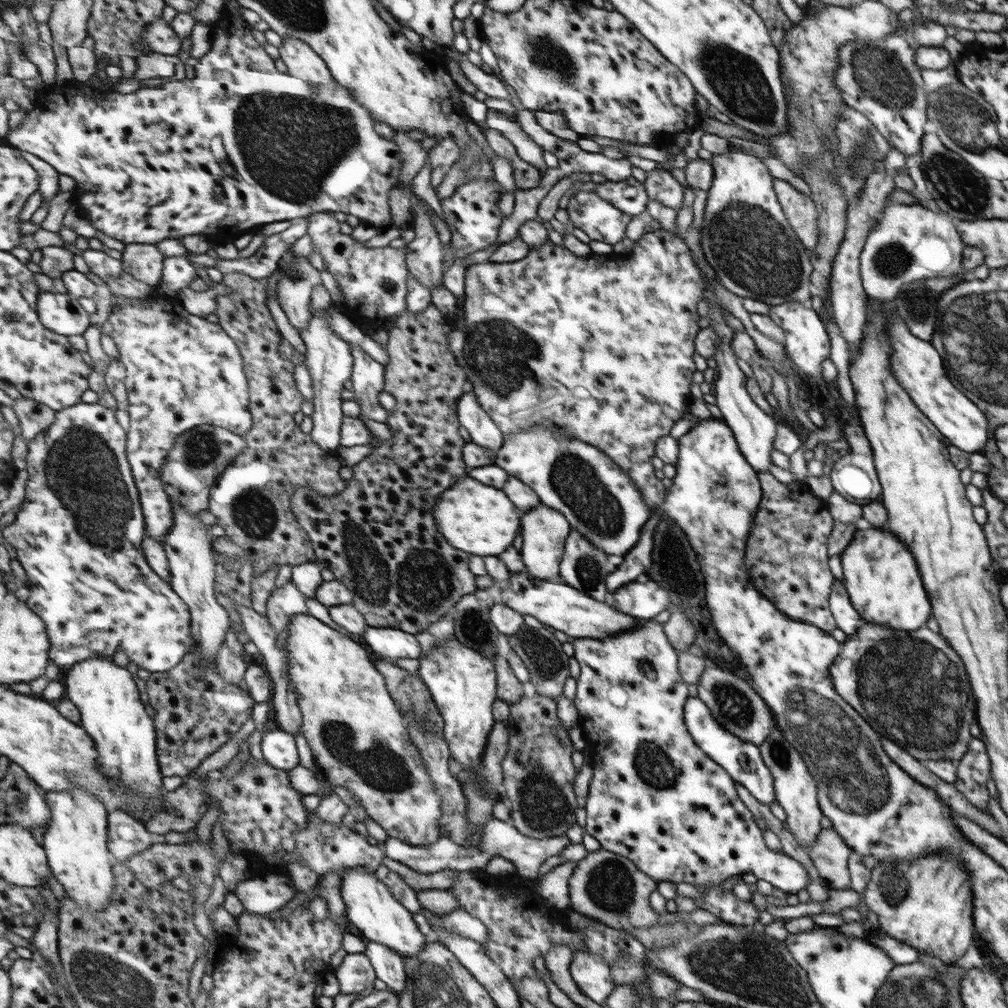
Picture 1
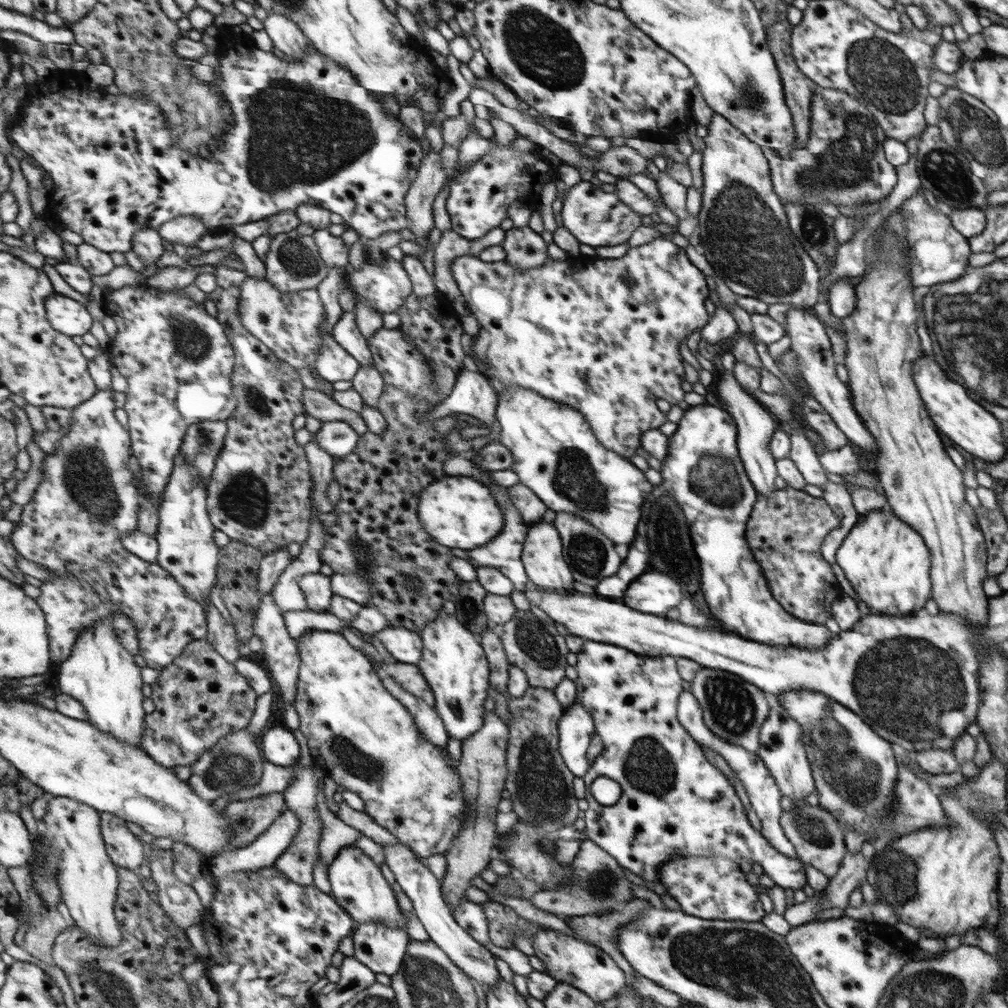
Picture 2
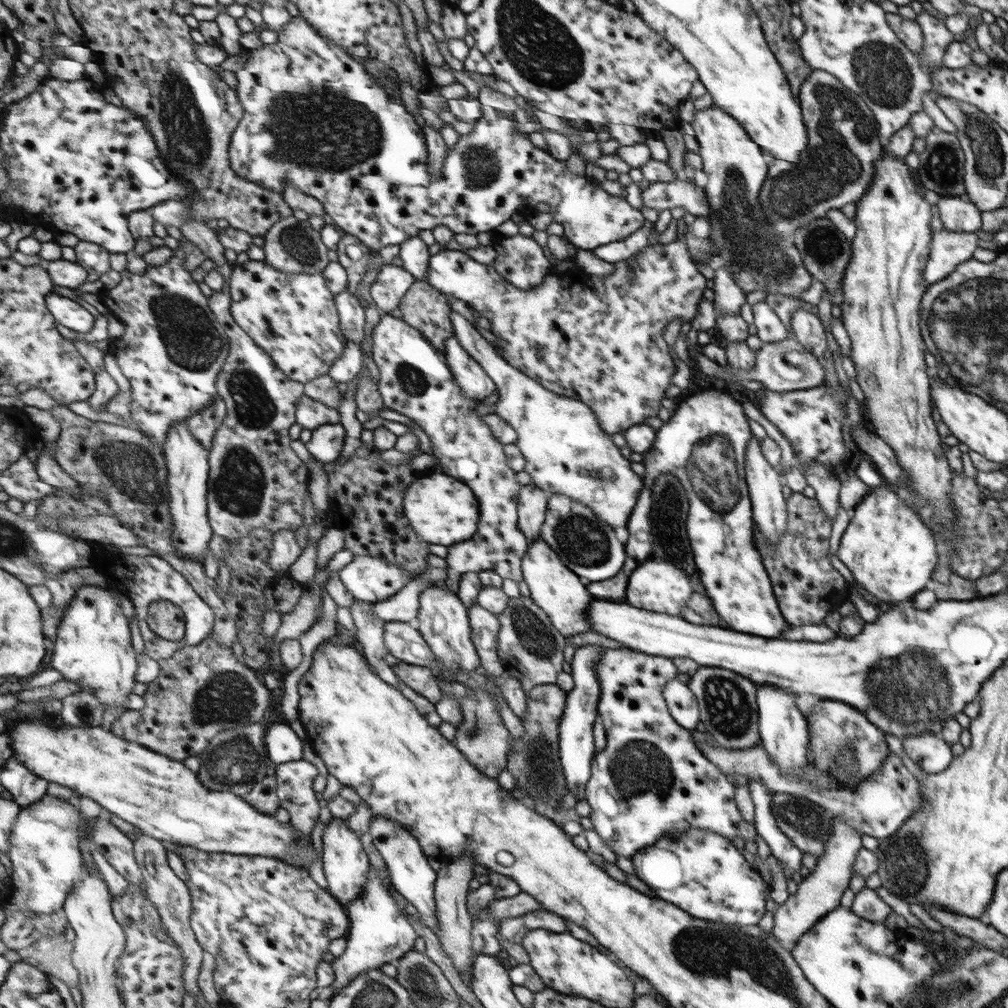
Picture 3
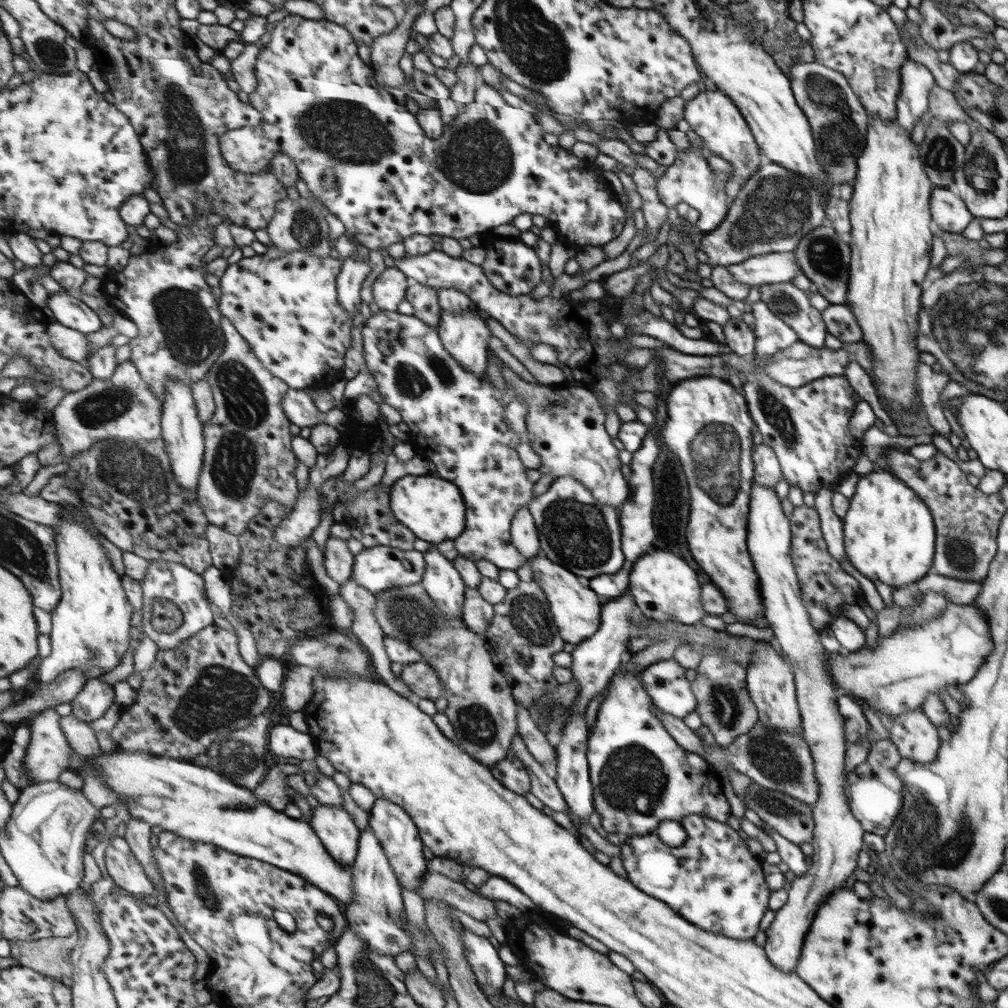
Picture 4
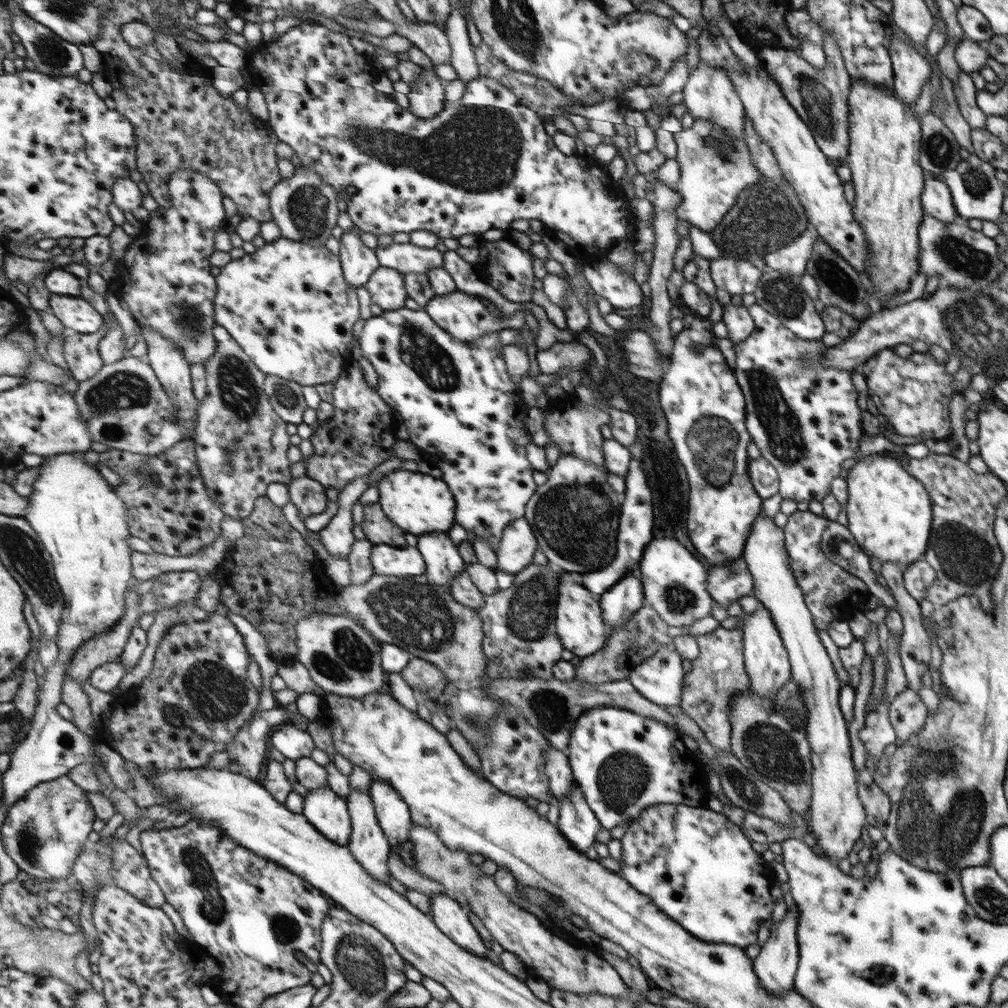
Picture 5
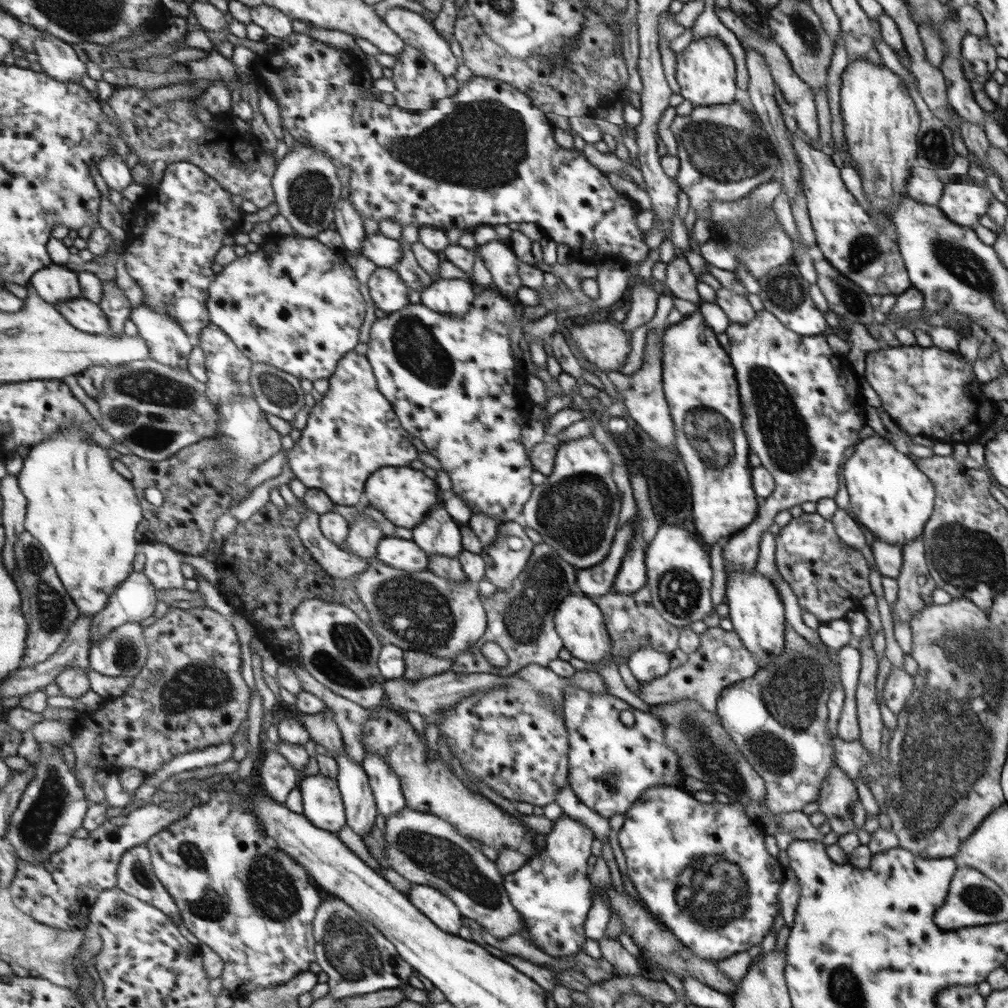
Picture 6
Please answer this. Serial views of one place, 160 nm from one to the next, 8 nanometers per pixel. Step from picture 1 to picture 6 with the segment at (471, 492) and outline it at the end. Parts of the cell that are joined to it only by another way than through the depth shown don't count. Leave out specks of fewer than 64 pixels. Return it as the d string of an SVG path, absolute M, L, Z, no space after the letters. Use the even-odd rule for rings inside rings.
M409 466L381 467L366 483L369 504L382 512L393 524L413 530L419 526L435 505L439 505L439 488L435 479Z

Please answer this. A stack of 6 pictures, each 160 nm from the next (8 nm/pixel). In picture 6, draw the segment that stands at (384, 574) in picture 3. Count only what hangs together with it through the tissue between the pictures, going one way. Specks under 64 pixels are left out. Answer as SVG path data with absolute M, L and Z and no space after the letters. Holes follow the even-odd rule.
M383 536L378 546L377 559L386 566L407 572L429 570L429 555L411 538Z

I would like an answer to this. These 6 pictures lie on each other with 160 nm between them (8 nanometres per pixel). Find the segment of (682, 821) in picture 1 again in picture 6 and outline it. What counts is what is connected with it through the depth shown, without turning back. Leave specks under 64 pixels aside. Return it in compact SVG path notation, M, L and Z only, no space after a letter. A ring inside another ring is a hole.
M566 686L564 688L564 699L561 705L561 710L564 719L564 725L567 731L567 740L568 740L568 751L567 751L567 768L569 769L569 779L568 786L575 793L575 796L578 797L584 805L587 805L587 808L590 808L593 812L598 813L599 816L609 819L613 814L624 814L628 808L632 806L640 798L640 795L643 792L646 792L652 786L656 784L664 784L665 786L677 786L675 782L675 774L677 771L680 771L680 764L678 763L678 754L671 748L668 747L664 741L664 724L659 717L651 715L648 712L641 712L641 710L636 710L624 702L623 700L609 694L593 694L592 692L587 692L582 688L575 688L574 686ZM622 710L627 710L633 715L633 724L631 726L626 726L621 723L619 719L619 713Z

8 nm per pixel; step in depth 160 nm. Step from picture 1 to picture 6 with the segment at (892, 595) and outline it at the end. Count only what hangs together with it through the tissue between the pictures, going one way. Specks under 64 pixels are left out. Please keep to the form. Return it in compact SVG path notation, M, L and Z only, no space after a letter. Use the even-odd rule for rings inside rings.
M873 434L859 441L859 444L855 445L855 449L852 450L851 456L847 458L847 463L843 467L843 476L849 495L849 510L853 512L855 520L861 523L861 526L865 526L874 538L903 546L922 534L922 528L932 513L933 486L923 471L913 466L913 462L905 454L897 452L885 438Z

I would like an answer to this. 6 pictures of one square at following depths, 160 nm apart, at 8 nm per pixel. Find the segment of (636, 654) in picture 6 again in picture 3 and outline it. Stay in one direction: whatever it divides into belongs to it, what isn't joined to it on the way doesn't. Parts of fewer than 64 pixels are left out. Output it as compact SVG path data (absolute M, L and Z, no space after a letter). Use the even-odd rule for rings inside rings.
M674 677L664 686L663 696L667 710L674 717L675 722L682 725L683 729L693 731L699 721L698 705L696 696L687 688L687 685Z

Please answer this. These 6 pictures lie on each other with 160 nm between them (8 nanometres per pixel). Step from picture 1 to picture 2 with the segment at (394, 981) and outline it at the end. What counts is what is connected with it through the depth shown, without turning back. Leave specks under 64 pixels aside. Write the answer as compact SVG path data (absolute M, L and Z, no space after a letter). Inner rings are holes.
M385 923L358 924L355 932L352 934L355 944L355 955L353 957L369 966L376 974L384 974L394 979L398 977L399 970L402 968L404 959L411 944L411 938L408 933L399 927L389 927Z

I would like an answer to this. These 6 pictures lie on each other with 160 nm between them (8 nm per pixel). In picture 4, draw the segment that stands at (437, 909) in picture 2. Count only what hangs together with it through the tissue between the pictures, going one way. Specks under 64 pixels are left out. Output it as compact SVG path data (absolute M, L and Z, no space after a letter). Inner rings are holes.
M377 798L375 806L370 810L370 828L382 841L382 847L385 849L386 855L389 857L391 866L399 877L400 883L405 890L417 892L421 886L423 876L427 874L427 860L423 854L423 848L426 845L423 842L422 836L419 832L419 827L411 818L404 808L398 804L385 800L384 798Z

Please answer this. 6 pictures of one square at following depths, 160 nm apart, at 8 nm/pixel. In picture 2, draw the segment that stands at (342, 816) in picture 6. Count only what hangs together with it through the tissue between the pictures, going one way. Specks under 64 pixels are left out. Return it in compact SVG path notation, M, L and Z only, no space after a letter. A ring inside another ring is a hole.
M344 846L337 855L336 861L328 867L327 873L332 888L331 895L358 924L385 923L389 924L389 927L399 927L408 933L409 923L405 922L401 908L397 904L396 894L391 890L391 885L380 865L358 846Z

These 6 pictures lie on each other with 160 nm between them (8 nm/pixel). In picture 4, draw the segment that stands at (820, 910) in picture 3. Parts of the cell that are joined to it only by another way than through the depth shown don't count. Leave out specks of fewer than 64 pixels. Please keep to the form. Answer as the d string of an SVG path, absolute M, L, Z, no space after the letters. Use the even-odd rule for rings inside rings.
M755 484L751 488L751 536L746 536L746 547L751 548L751 556L755 556L755 567L759 568L759 586L762 605L764 606L764 618L768 622L768 628L772 630L774 641L786 654L787 662L794 673L794 684L800 716L802 717L801 734L805 738L808 749L813 756L815 767L819 767L819 780L823 780L823 800L819 804L811 805L812 819L814 822L810 844L813 849L811 865L803 876L796 876L787 890L787 902L775 911L775 918L771 925L764 930L766 956L773 968L779 972L793 972L797 966L802 943L815 916L815 910L827 901L827 894L840 888L856 870L856 860L861 848L861 836L863 830L859 821L853 814L849 813L849 807L844 796L845 776L843 776L843 756L845 756L845 740L843 740L843 719L837 714L835 698L831 696L833 690L837 690L832 678L828 673L828 664L824 660L823 646L817 632L810 624L809 612L803 606L801 588L798 585L798 577L795 574L793 562L790 560L790 547L792 545L792 534L790 532L790 520L785 517L779 505L779 498L774 488L763 488Z

